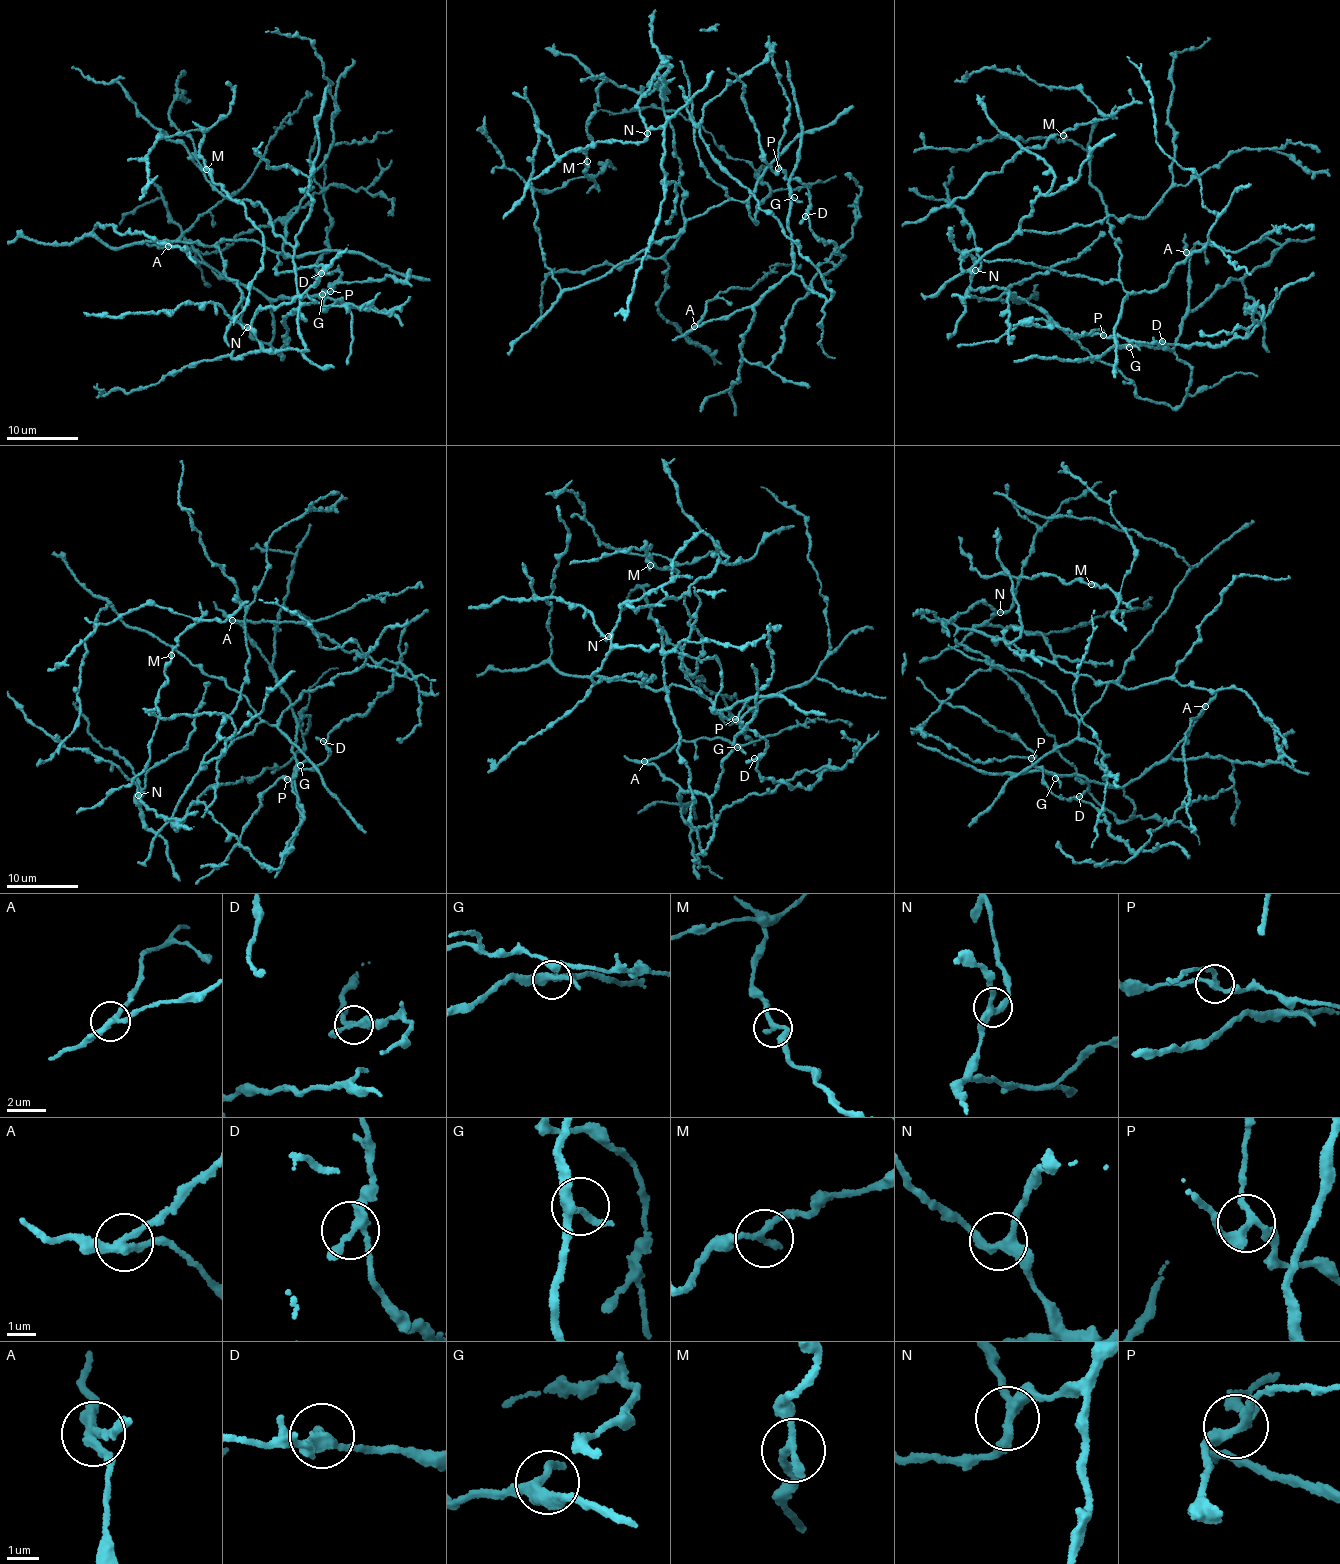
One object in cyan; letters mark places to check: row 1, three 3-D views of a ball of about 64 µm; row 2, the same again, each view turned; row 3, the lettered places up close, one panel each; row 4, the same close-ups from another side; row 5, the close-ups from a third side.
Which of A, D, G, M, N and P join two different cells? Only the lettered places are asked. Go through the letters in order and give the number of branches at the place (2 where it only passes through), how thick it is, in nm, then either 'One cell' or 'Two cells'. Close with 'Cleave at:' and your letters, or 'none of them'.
A: Branches: 3. Thickness 240 nm. Two cells
D: Branches: 3. Thickness 240 nm. One cell
G: Branches: 3. Thickness 280 nm. One cell
M: Branches: 2. Thickness 240 nm. One cell
N: Branches: 3. Thickness 300 nm. One cell
P: Branches: 3. Thickness 260 nm. One cell
Cleave at: A

